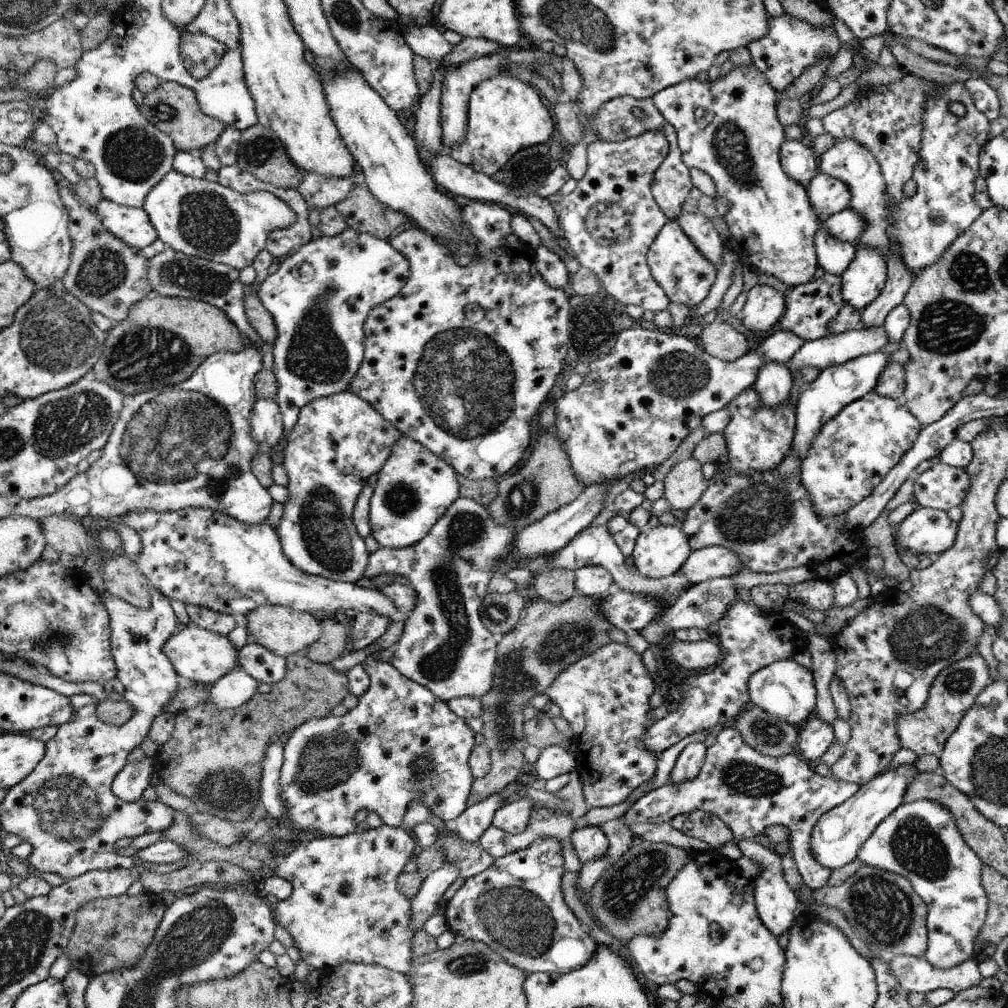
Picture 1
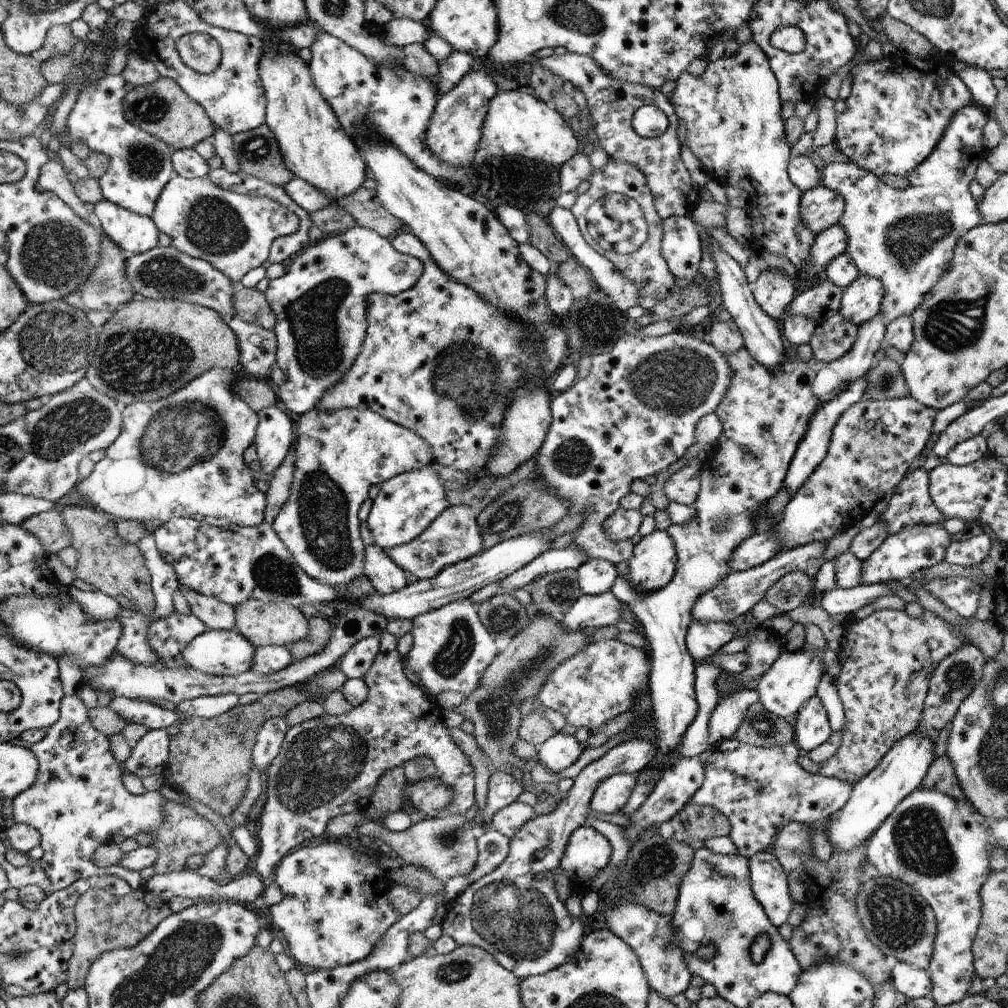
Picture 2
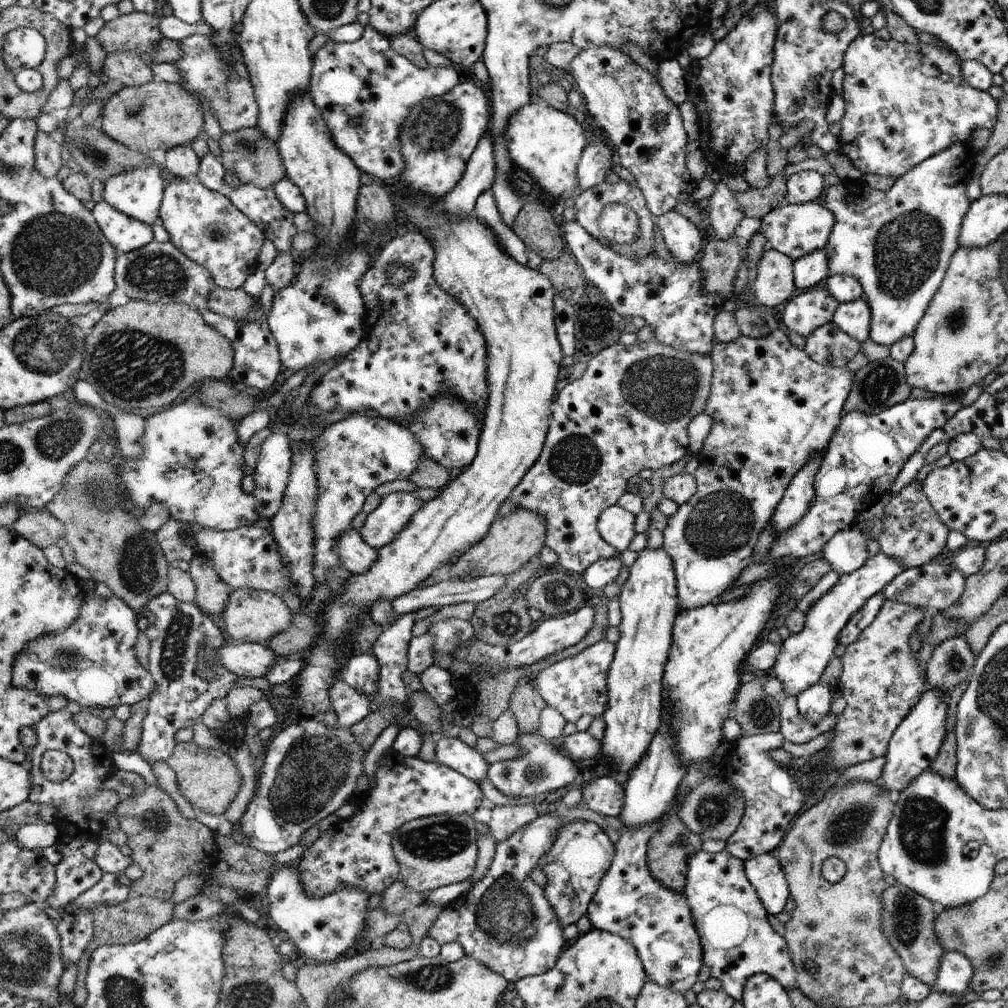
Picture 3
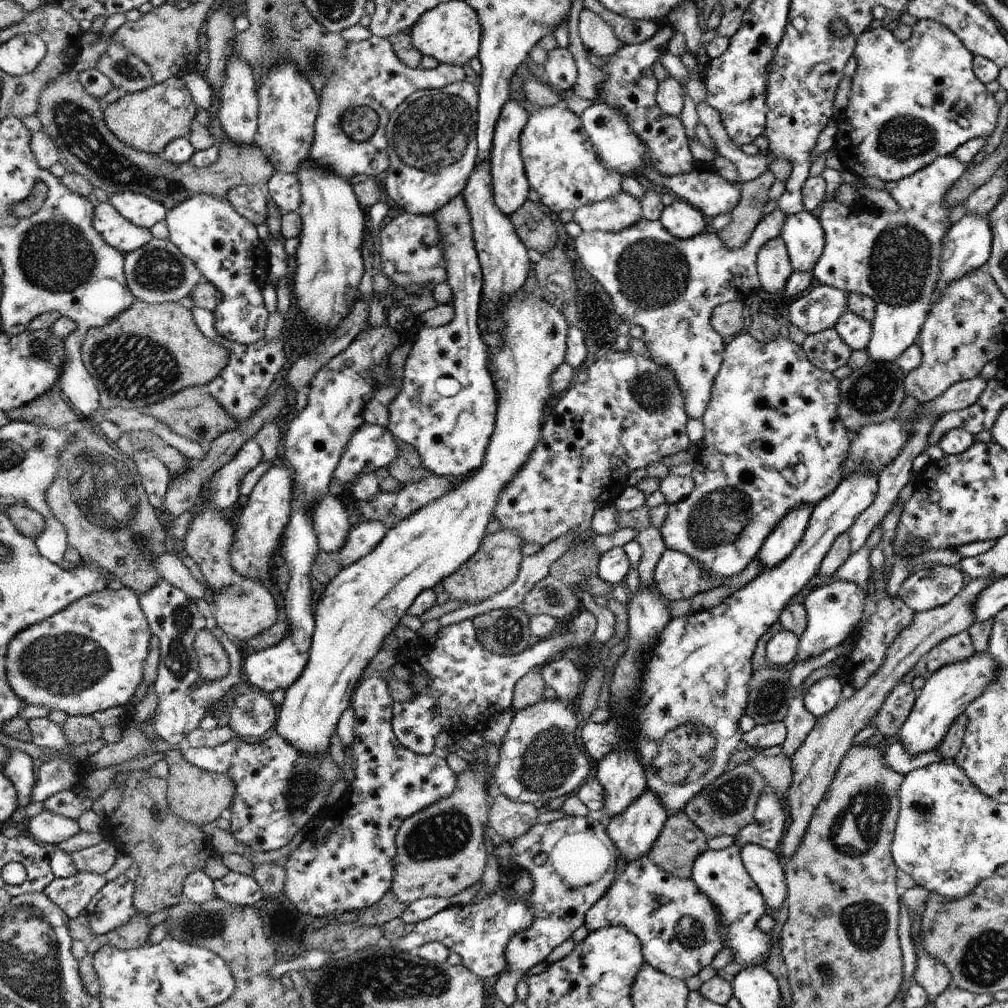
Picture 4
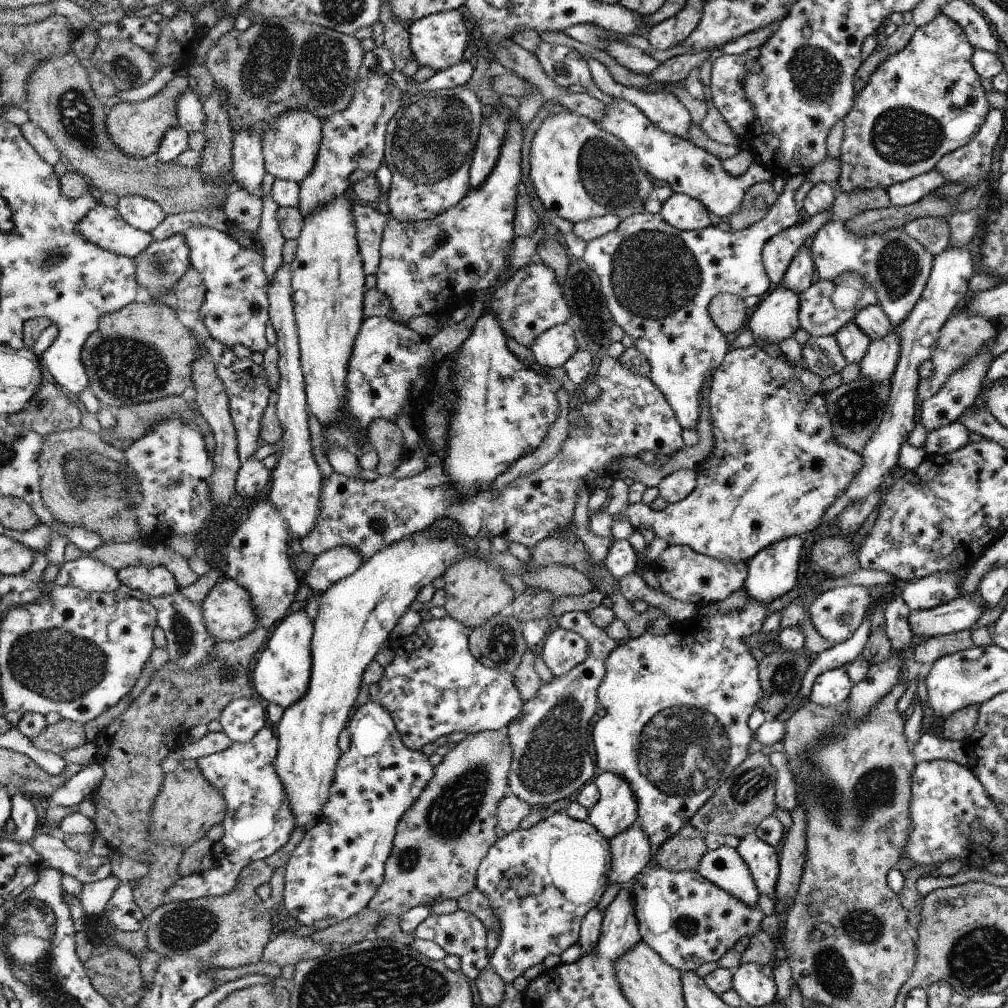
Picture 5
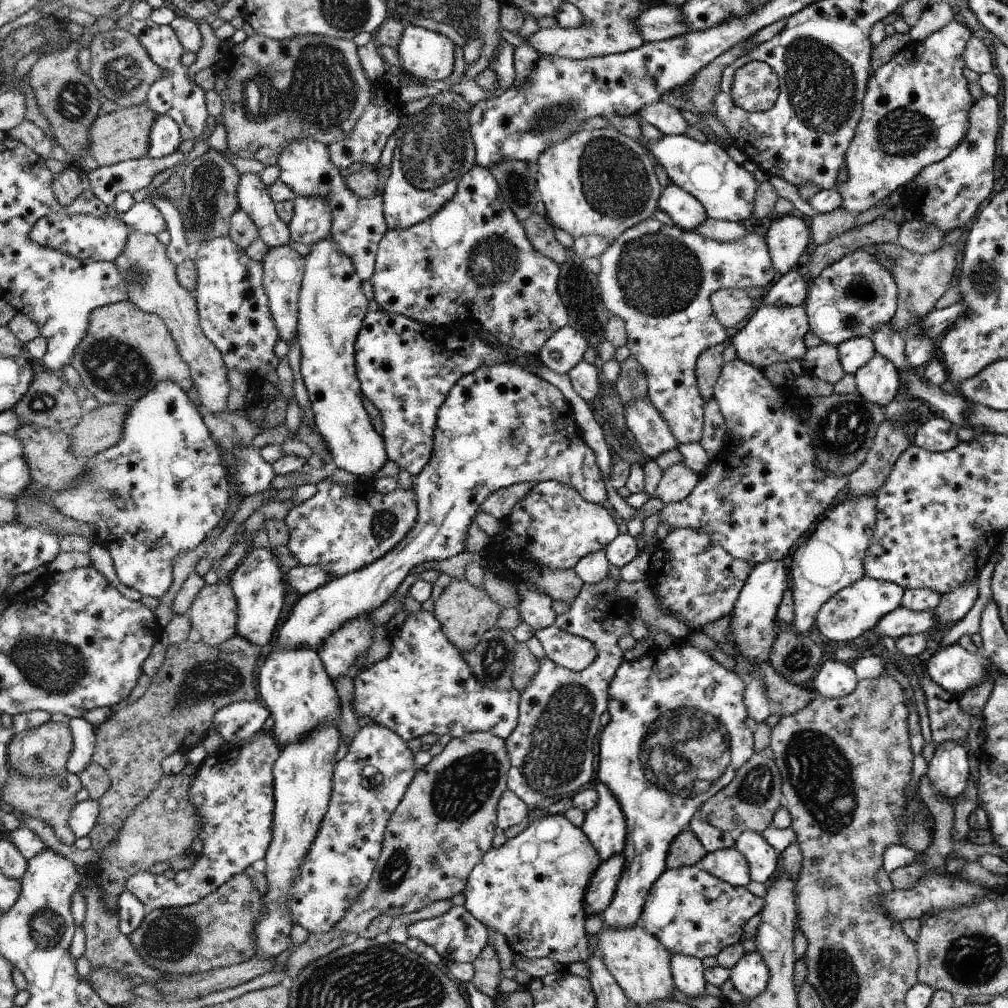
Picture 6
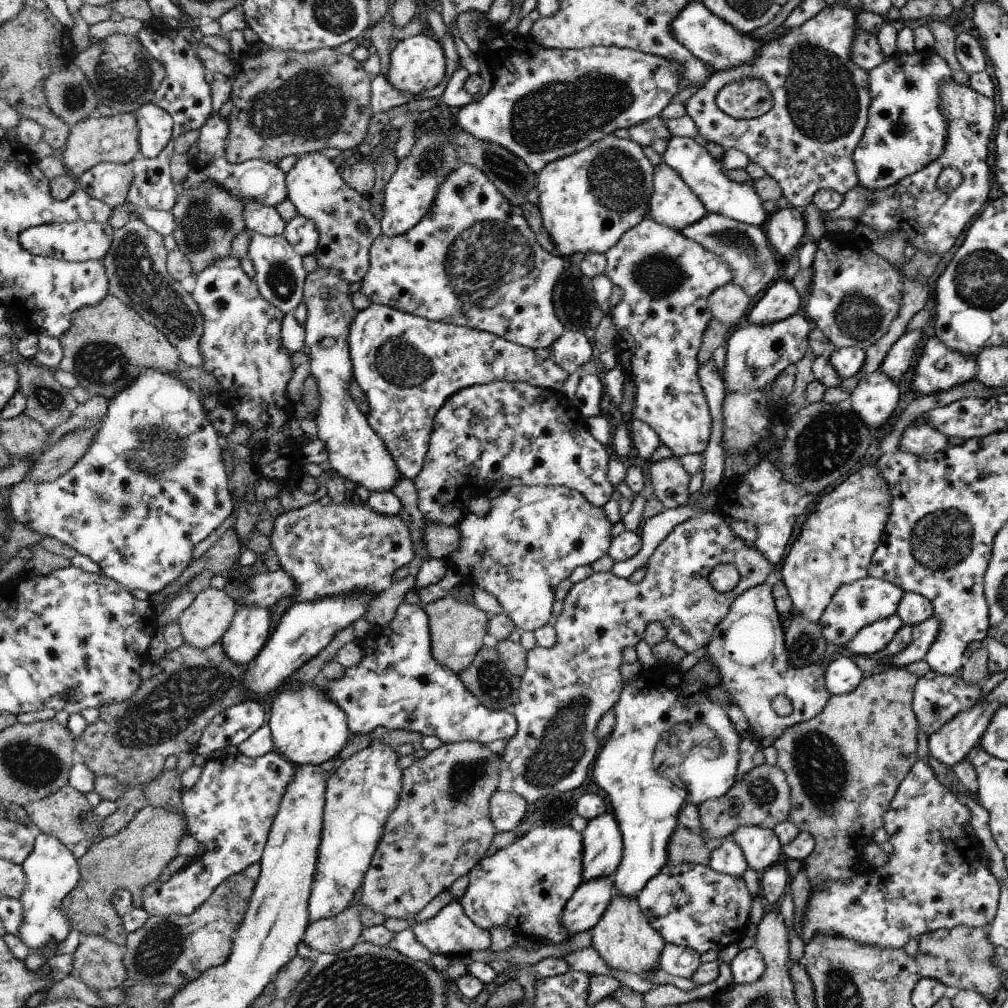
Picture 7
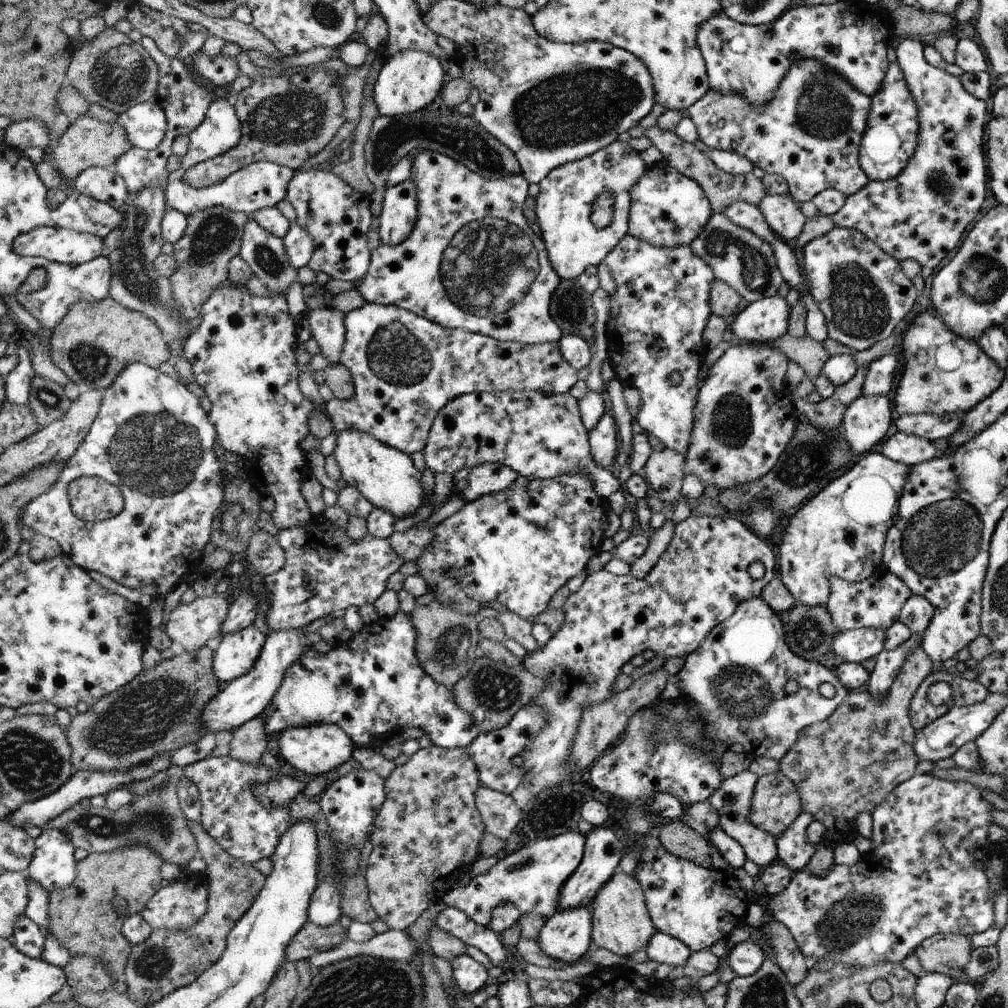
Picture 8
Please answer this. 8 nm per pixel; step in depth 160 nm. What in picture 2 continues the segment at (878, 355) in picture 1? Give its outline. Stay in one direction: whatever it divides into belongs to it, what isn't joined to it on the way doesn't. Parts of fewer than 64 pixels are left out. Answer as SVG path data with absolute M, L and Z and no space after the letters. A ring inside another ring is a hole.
M859 378L851 382L846 389L839 392L839 395L832 397L827 403L821 404L818 411L811 416L810 427L807 428L807 434L799 444L798 450L795 452L794 458L791 460L790 470L786 478L786 490L791 498L802 488L802 485L812 476L815 468L826 458L827 450L831 441L831 434L840 418L840 415L853 404L863 400L863 394L866 390L867 379Z

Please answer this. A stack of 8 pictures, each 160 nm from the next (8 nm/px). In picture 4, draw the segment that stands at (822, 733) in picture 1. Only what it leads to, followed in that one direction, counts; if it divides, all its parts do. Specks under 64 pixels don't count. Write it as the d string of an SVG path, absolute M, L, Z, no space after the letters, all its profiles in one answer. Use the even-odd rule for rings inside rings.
M826 676L810 686L803 696L803 704L806 710L818 719L828 715L842 700L842 677Z

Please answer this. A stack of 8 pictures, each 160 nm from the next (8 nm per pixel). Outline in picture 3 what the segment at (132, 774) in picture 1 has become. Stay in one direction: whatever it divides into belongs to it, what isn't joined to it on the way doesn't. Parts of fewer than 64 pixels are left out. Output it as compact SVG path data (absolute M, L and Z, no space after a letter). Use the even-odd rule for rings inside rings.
M166 590L150 600L146 608L140 611L139 627L147 637L152 639L150 642L150 664L148 672L154 677L156 687L152 695L149 696L148 702L146 702L147 715L143 720L139 748L136 752L151 764L152 761L168 760L178 746L174 739L176 732L178 732L180 728L190 728L190 726L194 728L196 719L201 718L204 711L206 711L216 699L225 698L229 690L235 687L238 677L233 672L225 669L224 665L216 664L215 662L212 664L209 662L209 665L215 672L214 679L203 679L199 675L197 660L200 656L200 650L204 652L204 650L206 650L206 644L211 649L223 647L227 637L219 622L205 613L195 602L179 601L172 593Z

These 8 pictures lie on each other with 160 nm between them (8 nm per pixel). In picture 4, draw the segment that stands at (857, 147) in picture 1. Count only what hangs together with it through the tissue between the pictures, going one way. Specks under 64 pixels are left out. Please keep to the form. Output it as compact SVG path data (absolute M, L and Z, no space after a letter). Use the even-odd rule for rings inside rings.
M948 155L938 157L932 164L910 176L887 182L885 190L899 206L896 213L874 207L874 210L871 208L867 214L862 203L851 207L836 200L822 203L818 219L825 232L826 246L811 274L816 280L820 280L822 285L868 295L874 299L875 317L871 322L871 337L866 348L869 361L896 362L910 345L918 341L922 325L931 309L931 294L939 279L942 239L950 226L948 215L952 209L945 206L943 198L952 183L955 183L966 169L966 164Z

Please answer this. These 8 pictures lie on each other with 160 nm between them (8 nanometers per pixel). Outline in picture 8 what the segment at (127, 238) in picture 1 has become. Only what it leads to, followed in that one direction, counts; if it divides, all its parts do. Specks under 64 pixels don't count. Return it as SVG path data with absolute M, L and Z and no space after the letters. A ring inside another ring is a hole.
M38 227L27 231L14 243L20 257L43 257L66 265L80 265L104 254L104 237L98 234L78 234L63 227Z

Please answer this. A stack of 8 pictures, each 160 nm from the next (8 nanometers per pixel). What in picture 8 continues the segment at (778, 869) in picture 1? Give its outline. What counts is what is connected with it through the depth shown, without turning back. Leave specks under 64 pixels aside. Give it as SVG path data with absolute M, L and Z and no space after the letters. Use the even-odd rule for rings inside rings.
M747 769L744 772L740 772L740 774L736 774L736 776L724 779L724 782L720 784L720 790L709 798L712 808L718 812L721 830L724 830L728 836L734 838L743 846L748 861L752 861L758 867L766 868L777 861L778 840L771 833L752 824L750 820L752 796L755 795L755 785L757 783L759 783L759 777Z

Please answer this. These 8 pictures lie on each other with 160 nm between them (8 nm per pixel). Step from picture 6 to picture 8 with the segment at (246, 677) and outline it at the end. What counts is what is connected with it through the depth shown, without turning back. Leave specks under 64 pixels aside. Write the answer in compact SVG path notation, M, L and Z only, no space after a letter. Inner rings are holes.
M207 644L193 652L177 650L170 660L144 669L127 686L104 696L94 706L89 706L85 714L78 713L72 717L66 734L71 744L71 761L74 769L124 772L128 768L140 768L140 764L148 764L148 760L154 760L162 752L173 752L198 742L206 734L203 712L222 690L220 680L215 674L214 658L214 644Z

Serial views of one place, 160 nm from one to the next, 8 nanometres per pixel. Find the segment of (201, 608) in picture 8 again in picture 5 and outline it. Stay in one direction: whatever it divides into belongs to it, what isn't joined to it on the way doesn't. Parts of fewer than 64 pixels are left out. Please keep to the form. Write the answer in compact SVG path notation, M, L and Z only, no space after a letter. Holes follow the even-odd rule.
M222 577L208 592L200 603L203 617L210 634L216 642L235 641L255 630L258 626L258 614L251 602L251 594L238 582L228 577Z

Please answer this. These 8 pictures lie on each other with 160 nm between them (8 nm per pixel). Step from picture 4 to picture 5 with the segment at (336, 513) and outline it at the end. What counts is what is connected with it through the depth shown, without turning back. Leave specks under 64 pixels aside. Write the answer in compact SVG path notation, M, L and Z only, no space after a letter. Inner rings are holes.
M282 263L272 279L270 288L271 324L277 336L277 348L279 350L277 367L281 374L279 387L277 388L279 394L277 415L283 435L280 440L282 448L277 463L271 471L272 484L270 484L270 493L267 498L286 518L293 535L301 540L304 535L307 535L315 527L319 513L320 487L323 476L312 457L305 384L295 323L291 274L291 265Z

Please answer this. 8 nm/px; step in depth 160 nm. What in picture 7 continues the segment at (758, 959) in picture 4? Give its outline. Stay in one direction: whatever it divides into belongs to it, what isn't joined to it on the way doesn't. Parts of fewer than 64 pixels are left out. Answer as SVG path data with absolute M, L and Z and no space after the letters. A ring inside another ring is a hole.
M731 838L724 839L719 846L712 849L711 863L708 866L716 872L737 877L742 877L748 868L743 850Z

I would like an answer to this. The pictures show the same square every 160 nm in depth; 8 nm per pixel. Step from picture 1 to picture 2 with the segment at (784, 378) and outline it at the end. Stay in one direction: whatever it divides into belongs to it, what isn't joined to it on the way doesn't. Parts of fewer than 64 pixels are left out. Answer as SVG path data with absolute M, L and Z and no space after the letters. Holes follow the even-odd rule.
M712 238L712 245L714 250L712 256L716 263L717 283L720 288L724 306L731 314L731 318L738 326L739 331L743 336L743 344L751 352L760 364L766 368L776 370L779 364L783 361L785 351L782 345L782 334L778 328L778 321L768 316L762 307L756 302L753 295L752 285L748 283L744 269L740 267L738 262L732 258L728 253L723 252L718 247L716 241Z

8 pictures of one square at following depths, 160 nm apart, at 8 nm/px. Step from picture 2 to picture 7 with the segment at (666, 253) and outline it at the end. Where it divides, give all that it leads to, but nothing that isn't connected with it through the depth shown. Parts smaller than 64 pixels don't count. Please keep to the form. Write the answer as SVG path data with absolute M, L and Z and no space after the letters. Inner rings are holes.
M660 162L655 172L655 194L651 198L651 220L676 231L699 223L707 215L707 208L675 169Z

